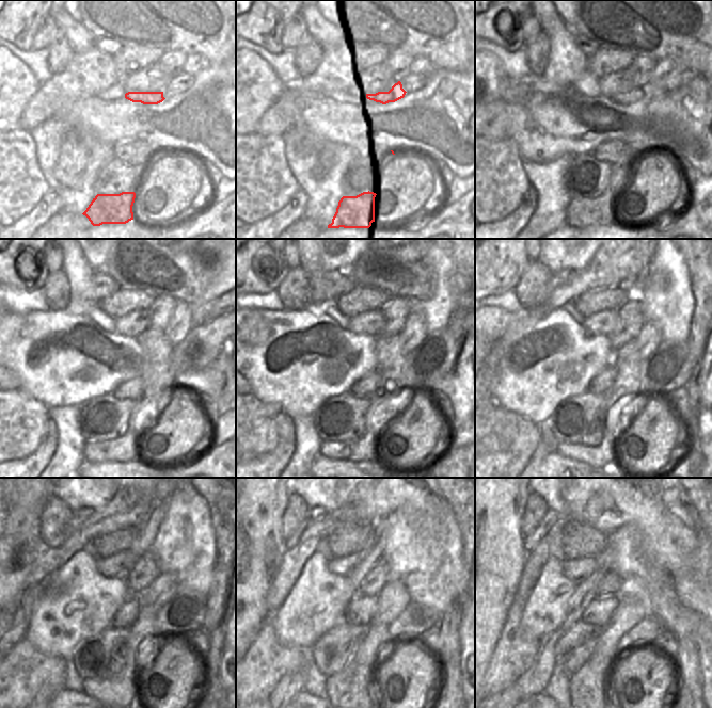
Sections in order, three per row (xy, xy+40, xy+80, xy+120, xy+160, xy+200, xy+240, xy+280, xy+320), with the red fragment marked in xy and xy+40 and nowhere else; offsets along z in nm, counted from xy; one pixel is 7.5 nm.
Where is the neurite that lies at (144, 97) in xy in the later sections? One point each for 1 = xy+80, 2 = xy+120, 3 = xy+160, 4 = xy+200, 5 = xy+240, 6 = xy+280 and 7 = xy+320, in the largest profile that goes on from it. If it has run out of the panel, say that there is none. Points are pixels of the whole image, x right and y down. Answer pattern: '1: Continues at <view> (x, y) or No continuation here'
1: Continues at xy+80 (635, 95)
2: Continues at xy+120 (158, 374)
3: Continues at xy+160 (390, 355)
4: Continues at xy+200 (628, 383)
5: Continues at xy+240 (117, 690)
6: Continues at xy+280 (350, 689)
7: Continues at xy+320 (587, 686).

